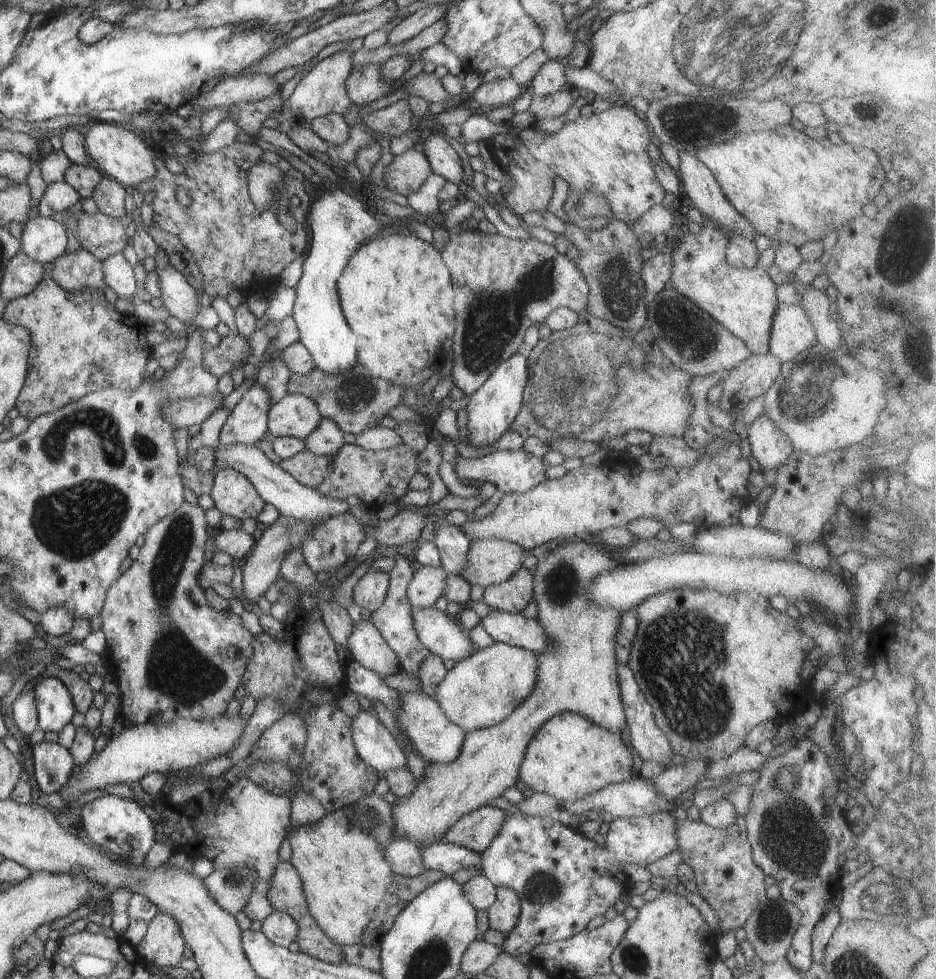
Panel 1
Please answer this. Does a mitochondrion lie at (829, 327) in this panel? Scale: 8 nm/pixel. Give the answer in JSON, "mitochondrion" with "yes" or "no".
{"mitochondrion":"no"}

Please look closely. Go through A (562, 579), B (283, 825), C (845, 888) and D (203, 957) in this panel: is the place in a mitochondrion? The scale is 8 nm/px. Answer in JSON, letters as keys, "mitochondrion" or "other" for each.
{"A":"mitochondrion","B":"other","C":"other","D":"other"}

